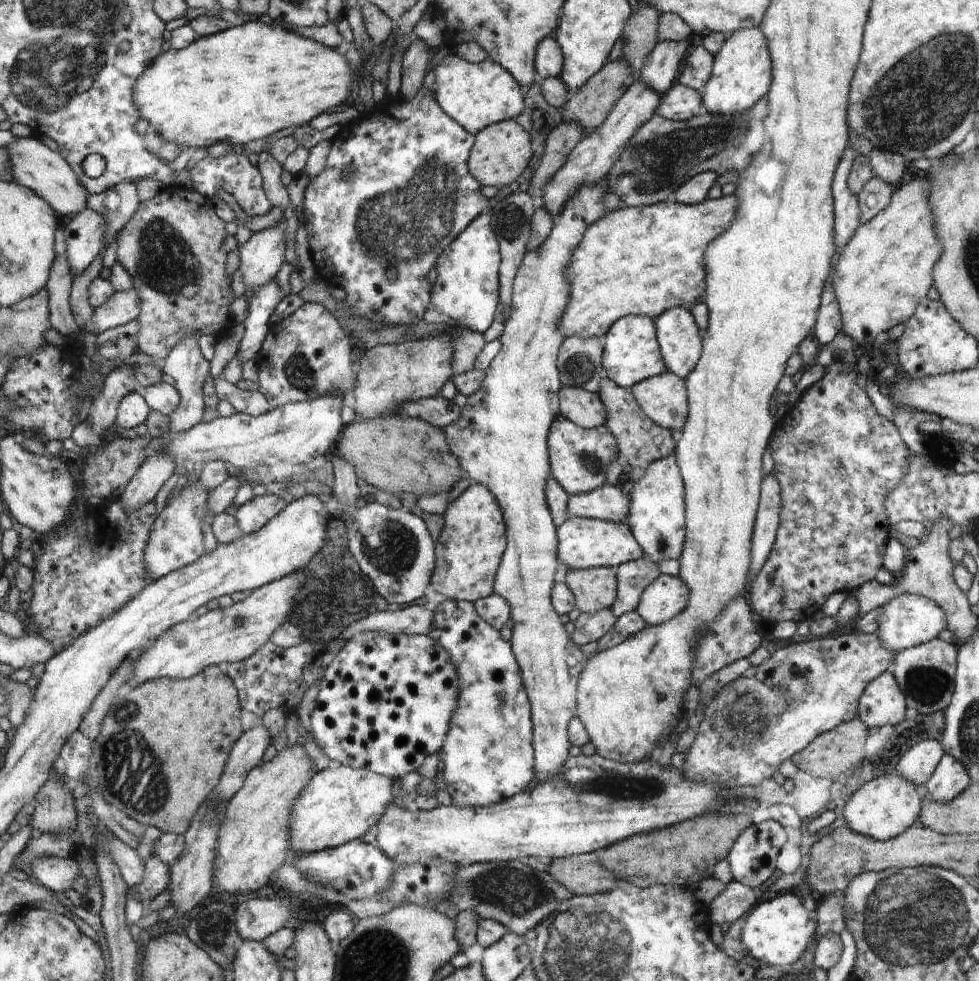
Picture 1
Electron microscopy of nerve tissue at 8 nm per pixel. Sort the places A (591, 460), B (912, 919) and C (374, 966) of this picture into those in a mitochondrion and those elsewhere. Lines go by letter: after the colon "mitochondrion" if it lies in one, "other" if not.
A: mitochondrion
B: mitochondrion
C: mitochondrion

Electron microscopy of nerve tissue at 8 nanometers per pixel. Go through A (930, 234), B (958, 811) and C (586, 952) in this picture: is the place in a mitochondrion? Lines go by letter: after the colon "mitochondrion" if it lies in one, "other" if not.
A: other
B: other
C: mitochondrion

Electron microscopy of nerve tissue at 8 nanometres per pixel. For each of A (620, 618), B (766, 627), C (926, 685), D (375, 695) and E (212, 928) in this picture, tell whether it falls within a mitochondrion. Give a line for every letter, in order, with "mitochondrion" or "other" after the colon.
A: other
B: other
C: mitochondrion
D: other
E: mitochondrion

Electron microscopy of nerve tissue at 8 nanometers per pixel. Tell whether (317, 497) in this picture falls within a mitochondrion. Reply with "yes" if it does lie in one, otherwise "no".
no

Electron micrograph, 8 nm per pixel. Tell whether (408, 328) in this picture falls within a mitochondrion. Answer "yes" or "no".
no

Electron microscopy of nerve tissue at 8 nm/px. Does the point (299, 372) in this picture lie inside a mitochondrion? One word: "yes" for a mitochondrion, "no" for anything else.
yes

